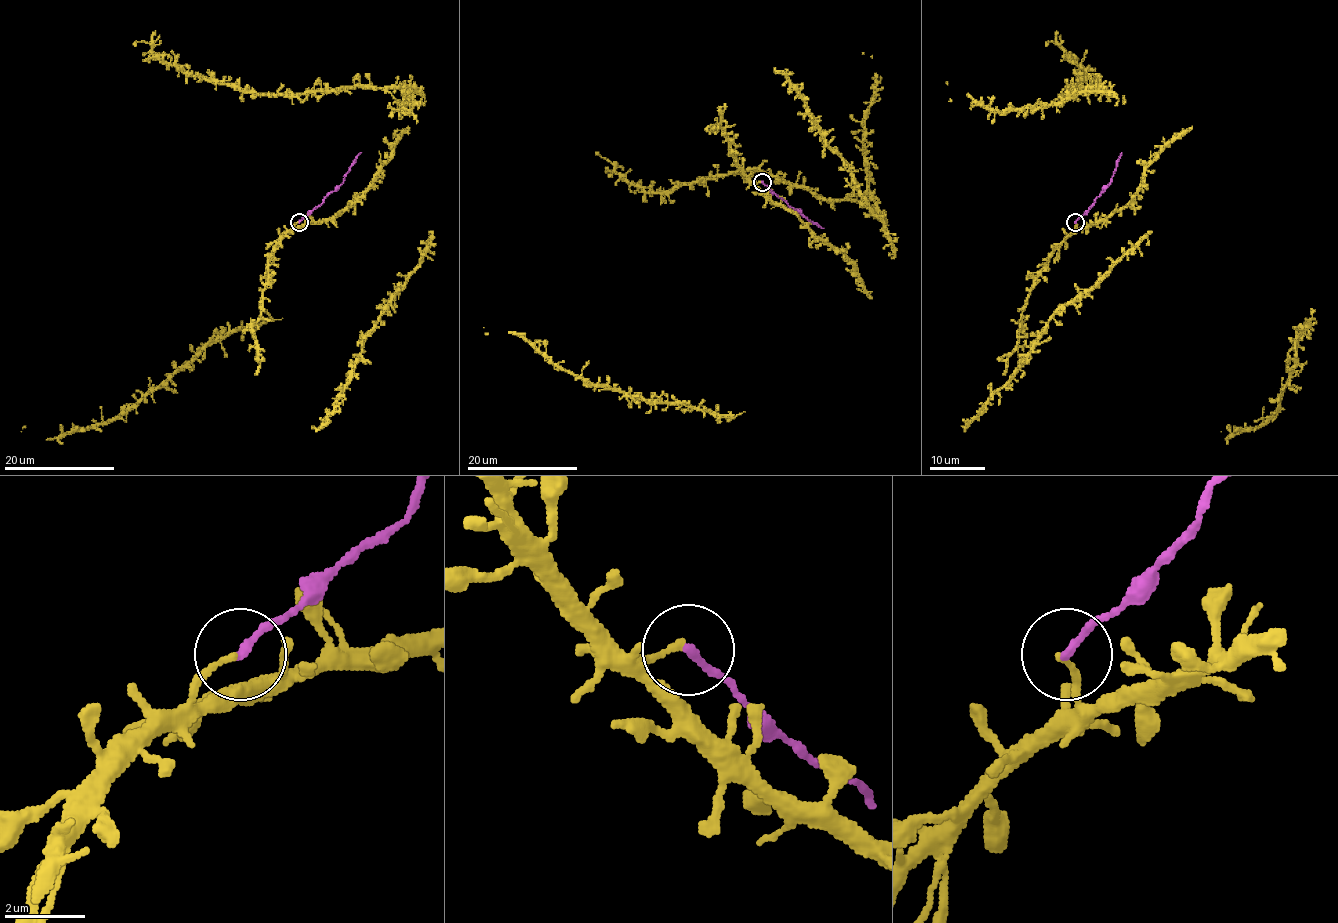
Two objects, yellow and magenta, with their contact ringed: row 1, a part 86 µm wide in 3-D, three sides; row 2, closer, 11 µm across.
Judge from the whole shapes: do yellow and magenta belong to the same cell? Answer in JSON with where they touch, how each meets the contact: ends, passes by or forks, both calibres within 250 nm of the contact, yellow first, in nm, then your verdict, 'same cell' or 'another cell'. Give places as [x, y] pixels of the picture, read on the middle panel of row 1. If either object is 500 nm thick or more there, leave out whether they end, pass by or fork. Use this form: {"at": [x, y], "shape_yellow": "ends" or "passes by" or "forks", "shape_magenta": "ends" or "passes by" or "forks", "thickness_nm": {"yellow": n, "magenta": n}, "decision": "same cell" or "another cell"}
{"at": [762, 182], "shape_yellow": "ends", "shape_magenta": "ends", "thickness_nm": {"yellow": 140, "magenta": 190}, "decision": "another cell"}

